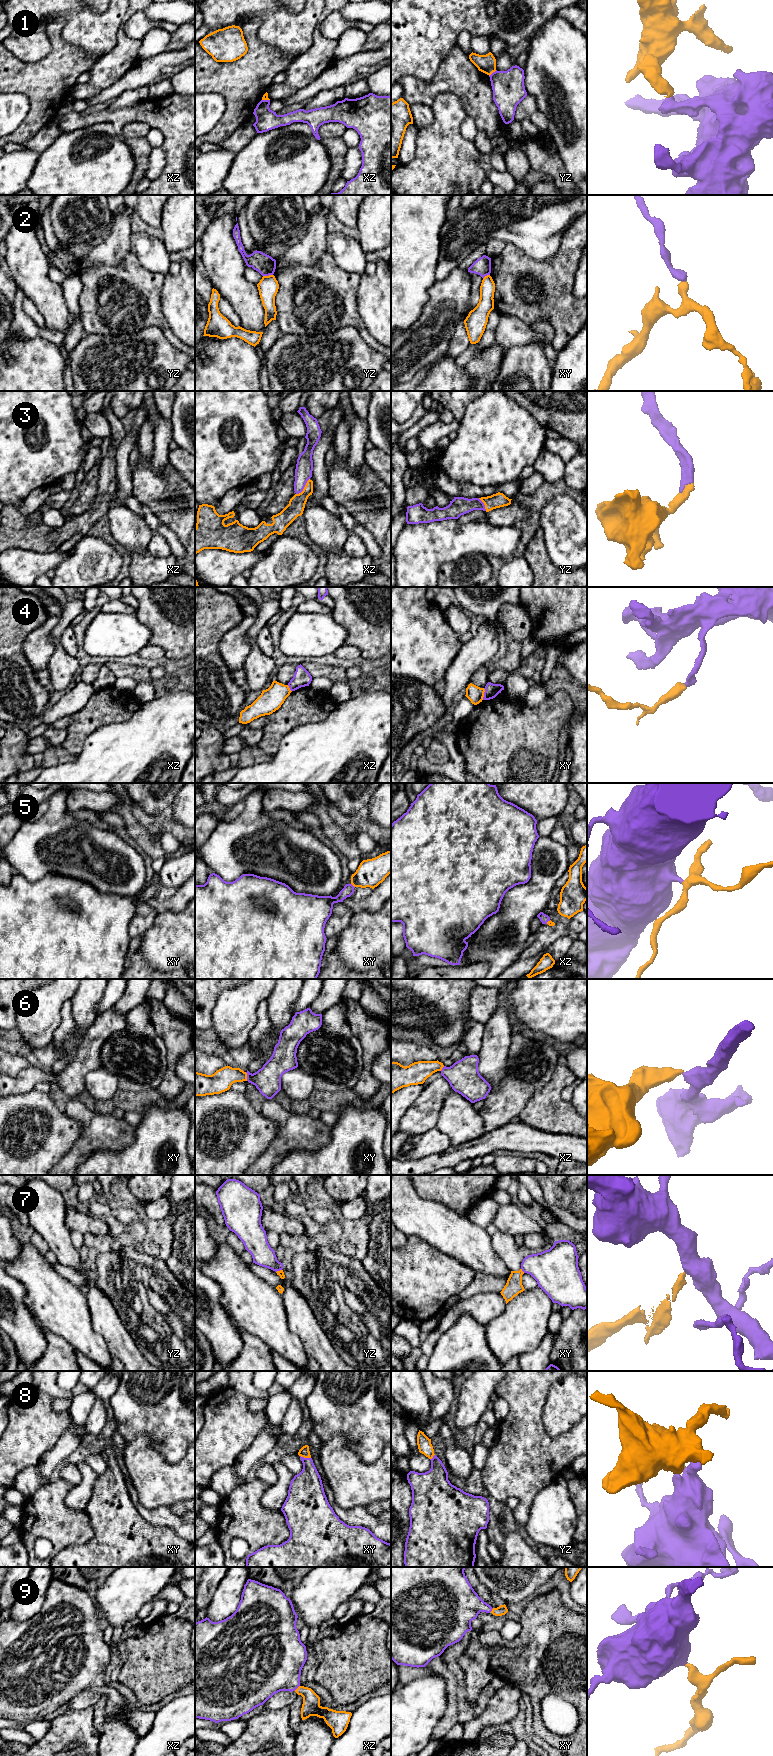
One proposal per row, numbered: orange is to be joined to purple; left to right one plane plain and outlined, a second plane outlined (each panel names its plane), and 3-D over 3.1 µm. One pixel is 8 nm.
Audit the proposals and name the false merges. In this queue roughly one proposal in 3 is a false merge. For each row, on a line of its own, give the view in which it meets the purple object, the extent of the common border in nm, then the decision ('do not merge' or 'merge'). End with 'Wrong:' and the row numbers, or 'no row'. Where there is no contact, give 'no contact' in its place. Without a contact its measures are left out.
1: contact in yz; length 80 nm; do not merge
2: contact in yz; length 80 nm; do not merge
3: contact in xz; length 170 nm; merge
4: contact in xy; length 100 nm; do not merge
5: contact in xy; length 50 nm; merge
6: contact in xy; length 70 nm; merge
7: contact in xy; length 50 nm; do not merge
8: contact in xy; length 90 nm; merge
9: contact in xz; length 60 nm; merge
Wrong: 1, 2, 4, 7

